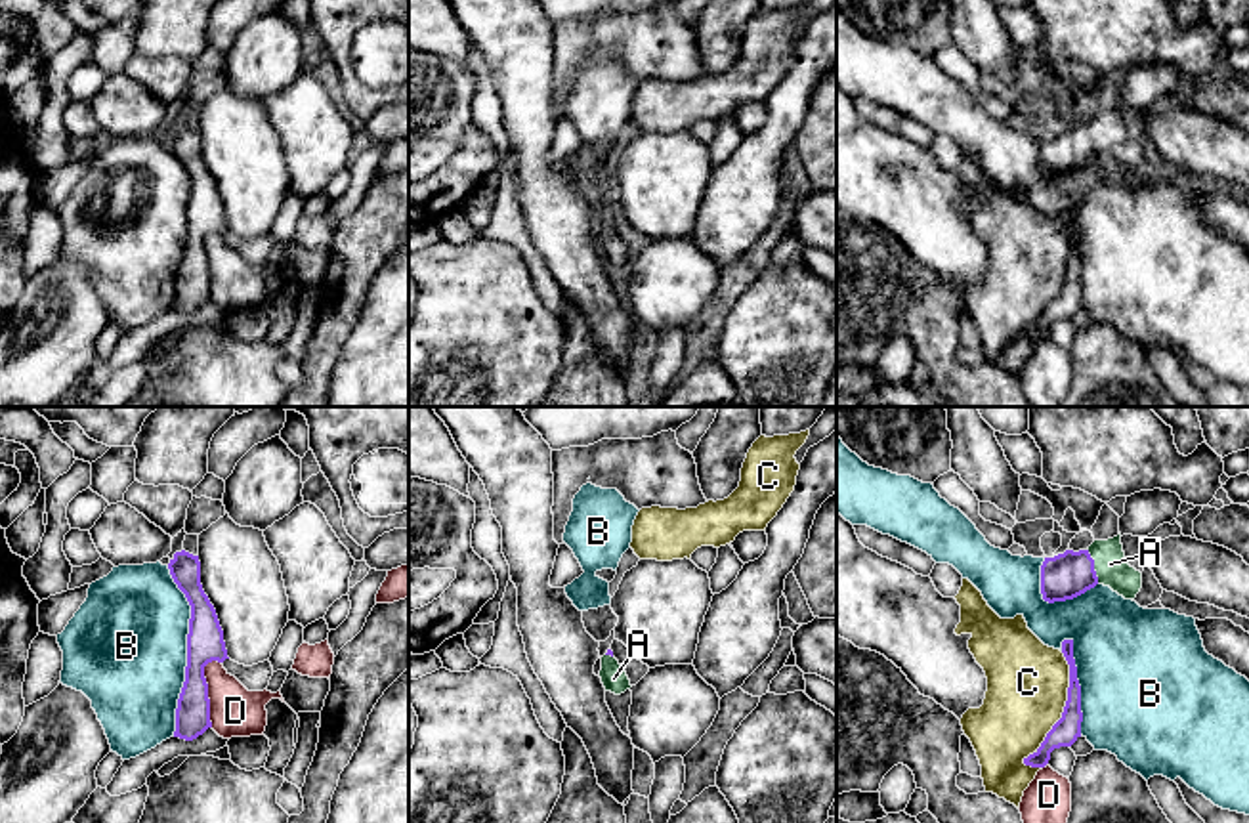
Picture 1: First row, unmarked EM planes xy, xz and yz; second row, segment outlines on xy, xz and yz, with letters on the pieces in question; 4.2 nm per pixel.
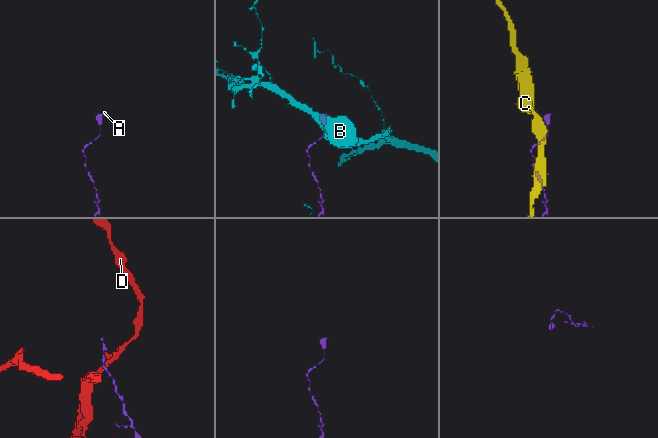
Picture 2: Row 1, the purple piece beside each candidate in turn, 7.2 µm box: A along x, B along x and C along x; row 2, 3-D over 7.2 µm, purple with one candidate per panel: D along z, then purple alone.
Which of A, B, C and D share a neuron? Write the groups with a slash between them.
A / B / C / D

